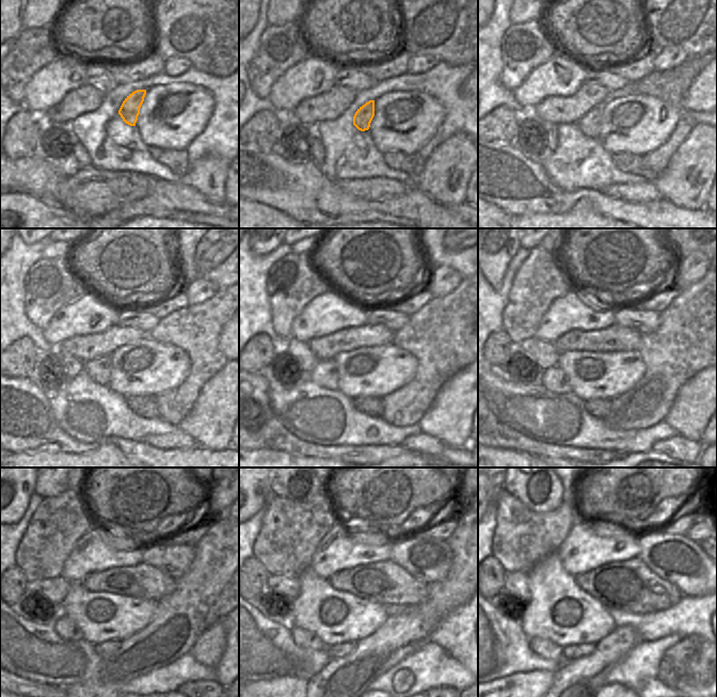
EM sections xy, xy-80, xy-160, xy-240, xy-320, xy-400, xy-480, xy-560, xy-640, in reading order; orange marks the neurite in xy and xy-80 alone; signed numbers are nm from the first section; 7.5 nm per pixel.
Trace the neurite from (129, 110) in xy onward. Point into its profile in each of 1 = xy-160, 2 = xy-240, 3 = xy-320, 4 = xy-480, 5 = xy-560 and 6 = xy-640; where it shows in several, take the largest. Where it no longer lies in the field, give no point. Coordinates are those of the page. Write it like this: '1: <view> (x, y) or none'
1: xy-160 (590, 124)
2: xy-240 (99, 369)
3: xy-320 (325, 374)
4: xy-480 (65, 628)
5: xy-560 (304, 638)
6: xy-640 (545, 649)

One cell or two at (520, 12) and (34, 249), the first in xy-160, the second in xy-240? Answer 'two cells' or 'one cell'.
two cells

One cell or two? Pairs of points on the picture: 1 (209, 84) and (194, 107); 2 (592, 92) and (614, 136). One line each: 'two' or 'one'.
1: two
2: two

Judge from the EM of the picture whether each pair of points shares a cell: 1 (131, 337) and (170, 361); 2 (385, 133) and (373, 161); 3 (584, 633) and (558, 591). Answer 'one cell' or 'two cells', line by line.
1: two cells
2: two cells
3: one cell

